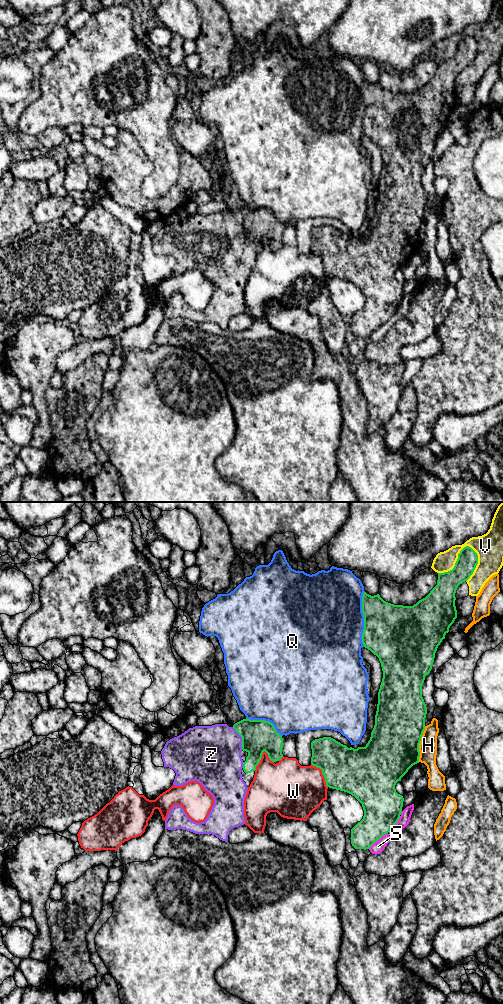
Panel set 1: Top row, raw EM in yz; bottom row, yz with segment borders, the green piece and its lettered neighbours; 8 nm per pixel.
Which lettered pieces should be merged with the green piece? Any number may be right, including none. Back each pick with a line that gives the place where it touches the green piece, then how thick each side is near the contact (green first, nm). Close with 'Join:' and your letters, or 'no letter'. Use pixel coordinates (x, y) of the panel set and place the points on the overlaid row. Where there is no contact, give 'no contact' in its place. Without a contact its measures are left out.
Z: meets green in yz at (242, 738); 260 nm thick on the green side, 420 nm on the other
Join: Z

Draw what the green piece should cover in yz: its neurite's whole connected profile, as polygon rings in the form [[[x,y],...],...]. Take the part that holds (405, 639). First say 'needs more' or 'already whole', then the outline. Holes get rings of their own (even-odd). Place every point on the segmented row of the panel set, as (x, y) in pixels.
already whole; [[[469,546],[458,554],[458,559],[452,570],[438,573],[437,585],[423,599],[413,606],[394,605],[384,601],[379,594],[371,596],[366,592],[362,596],[362,612],[364,615],[364,630],[362,643],[379,658],[383,678],[378,692],[378,704],[375,715],[375,725],[371,737],[365,747],[348,748],[331,737],[315,739],[311,742],[311,764],[322,770],[326,786],[347,792],[354,796],[364,810],[363,819],[351,829],[351,844],[355,849],[370,849],[370,847],[387,834],[398,822],[402,813],[404,798],[398,794],[395,785],[415,764],[419,763],[419,744],[425,730],[427,707],[422,697],[422,685],[425,676],[432,669],[438,646],[445,639],[450,626],[457,618],[455,593],[460,584],[467,581],[478,564],[477,553]]]

